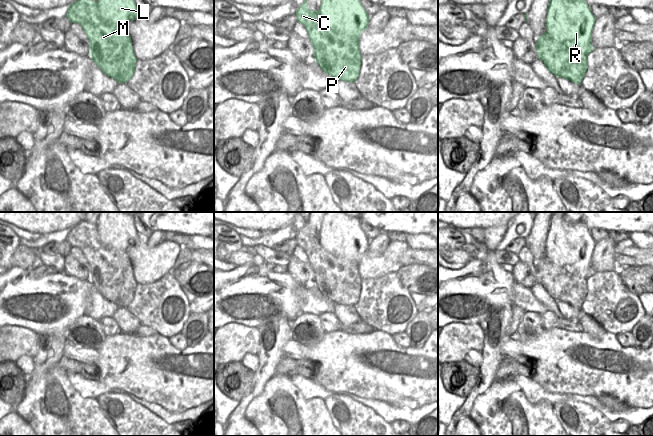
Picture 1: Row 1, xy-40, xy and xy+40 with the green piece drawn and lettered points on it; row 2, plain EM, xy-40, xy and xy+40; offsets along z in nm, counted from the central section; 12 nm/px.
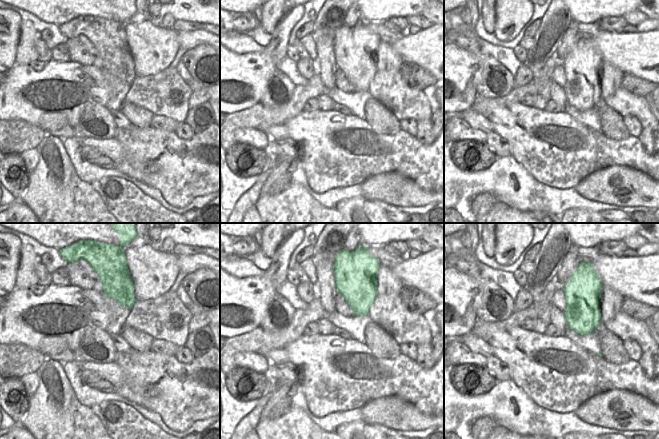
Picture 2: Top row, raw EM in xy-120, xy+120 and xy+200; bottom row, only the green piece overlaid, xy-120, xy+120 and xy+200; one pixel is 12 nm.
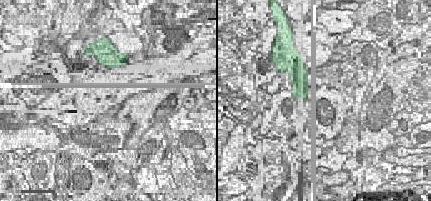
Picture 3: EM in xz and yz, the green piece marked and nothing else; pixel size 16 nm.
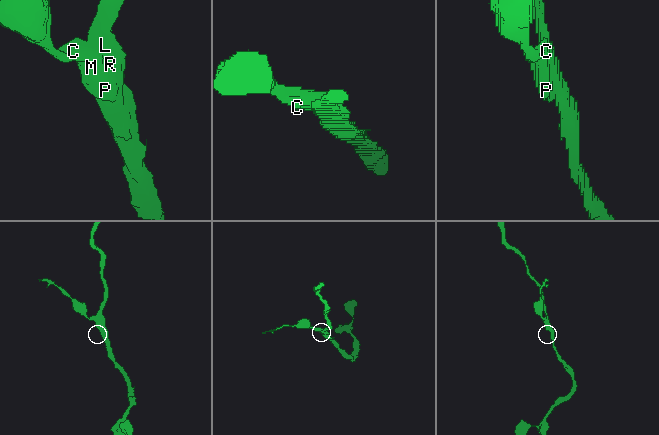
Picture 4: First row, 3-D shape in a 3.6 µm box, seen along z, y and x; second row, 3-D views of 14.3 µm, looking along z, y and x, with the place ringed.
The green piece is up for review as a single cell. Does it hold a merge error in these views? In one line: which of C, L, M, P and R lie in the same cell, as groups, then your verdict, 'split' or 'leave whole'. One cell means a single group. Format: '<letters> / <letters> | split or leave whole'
C M P / L R | split

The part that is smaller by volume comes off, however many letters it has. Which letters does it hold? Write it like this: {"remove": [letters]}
{"remove": ["C", "M", "P"]}

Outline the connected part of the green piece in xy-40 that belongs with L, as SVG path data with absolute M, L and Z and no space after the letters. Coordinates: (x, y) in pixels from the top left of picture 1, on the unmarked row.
M100 212L97 230L106 246L121 251L135 244L140 236L133 223L133 216L127 212Z

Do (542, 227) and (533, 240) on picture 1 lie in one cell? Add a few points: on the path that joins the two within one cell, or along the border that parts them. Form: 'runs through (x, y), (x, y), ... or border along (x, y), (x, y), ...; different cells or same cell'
runs through (539, 230), (536, 237); same cell

